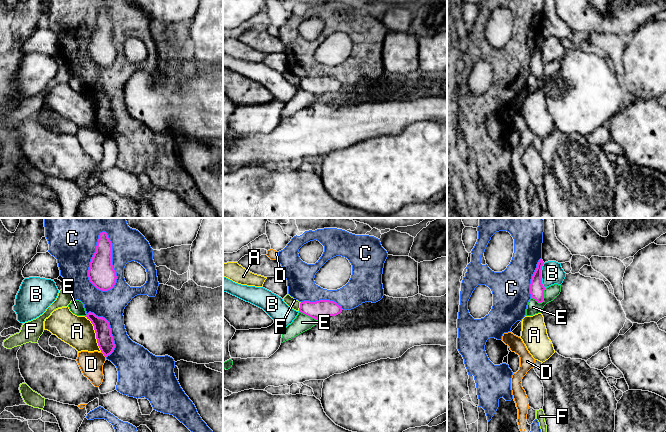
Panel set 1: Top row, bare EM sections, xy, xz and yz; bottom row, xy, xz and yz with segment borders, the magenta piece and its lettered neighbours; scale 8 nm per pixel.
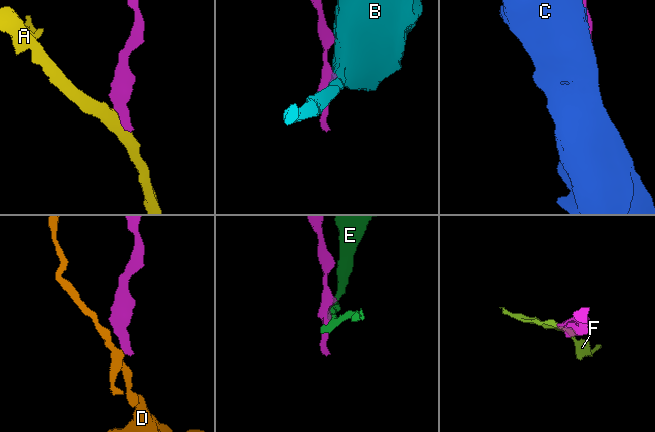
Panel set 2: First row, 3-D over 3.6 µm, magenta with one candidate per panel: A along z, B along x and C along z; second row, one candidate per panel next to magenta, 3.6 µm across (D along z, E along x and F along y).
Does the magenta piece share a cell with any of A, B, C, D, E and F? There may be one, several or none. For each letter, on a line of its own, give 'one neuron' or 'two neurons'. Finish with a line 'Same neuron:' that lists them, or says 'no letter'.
A: two neurons
B: two neurons
C: two neurons
D: two neurons
E: two neurons
F: two neurons
Same neuron: no letter

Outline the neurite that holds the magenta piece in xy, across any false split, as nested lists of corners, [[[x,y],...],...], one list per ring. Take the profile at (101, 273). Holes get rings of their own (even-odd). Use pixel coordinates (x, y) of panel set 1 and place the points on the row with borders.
[[[106,232],[99,235],[90,267],[88,270],[90,282],[99,290],[108,291],[116,283],[116,272],[112,265],[112,243]]]

